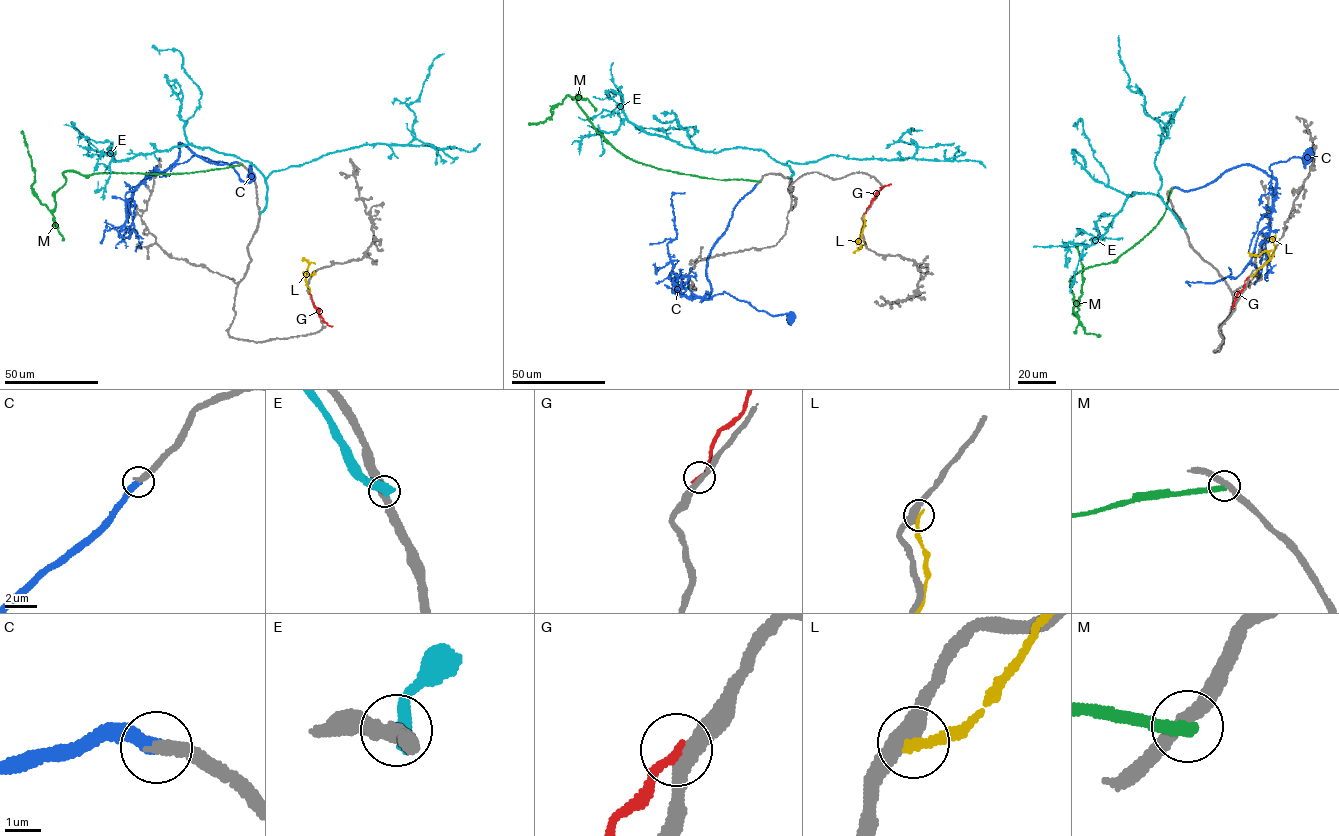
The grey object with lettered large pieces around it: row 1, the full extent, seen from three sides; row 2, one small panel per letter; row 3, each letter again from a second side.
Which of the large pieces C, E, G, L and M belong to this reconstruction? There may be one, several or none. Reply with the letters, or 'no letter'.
C

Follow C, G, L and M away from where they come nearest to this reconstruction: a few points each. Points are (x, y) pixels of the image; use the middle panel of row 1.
C: (756, 184), (710, 251), (707, 299), (679, 293), (670, 277), (667, 244), (676, 233), (671, 197), (684, 192)
G: (865, 213), (876, 194), (891, 184)
L: (864, 216), (861, 247), (855, 252)
M: (760, 181), (675, 173), (628, 158), (595, 129), (576, 94), (567, 95), (544, 122), (529, 124)

